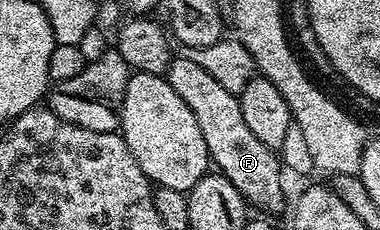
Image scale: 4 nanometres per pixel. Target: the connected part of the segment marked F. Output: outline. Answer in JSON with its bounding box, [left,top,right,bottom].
[165,54,283,213]

